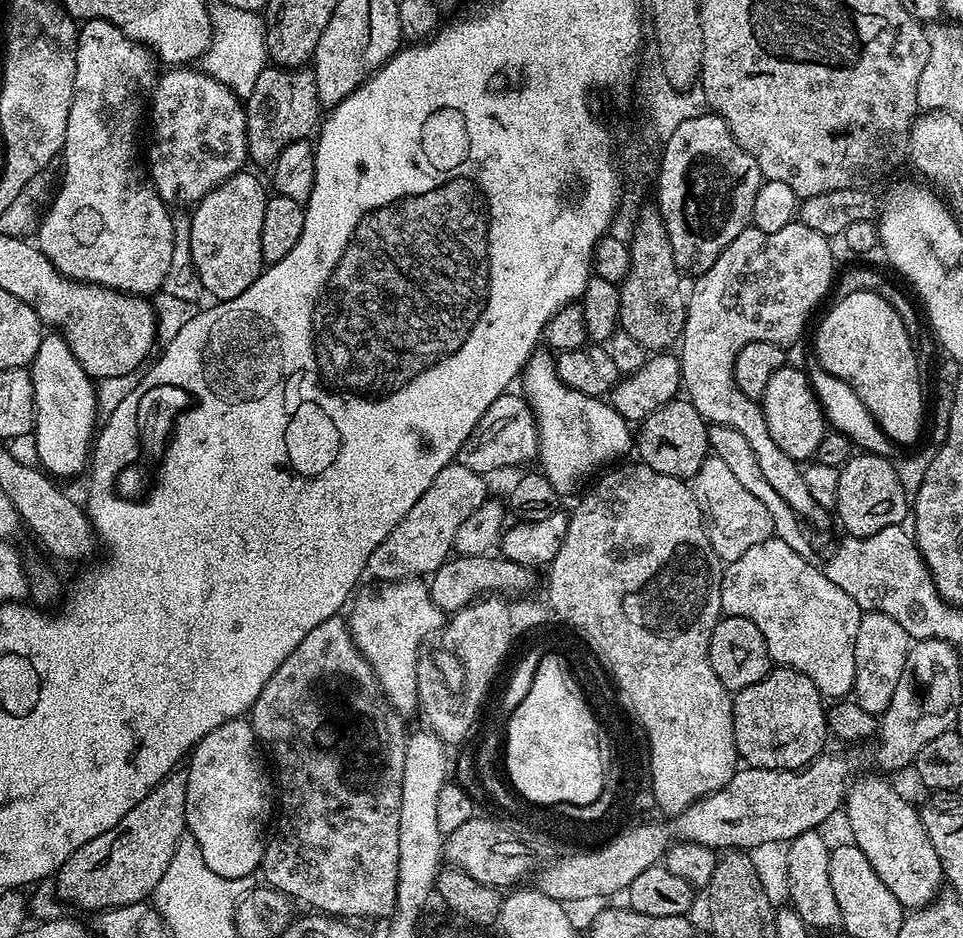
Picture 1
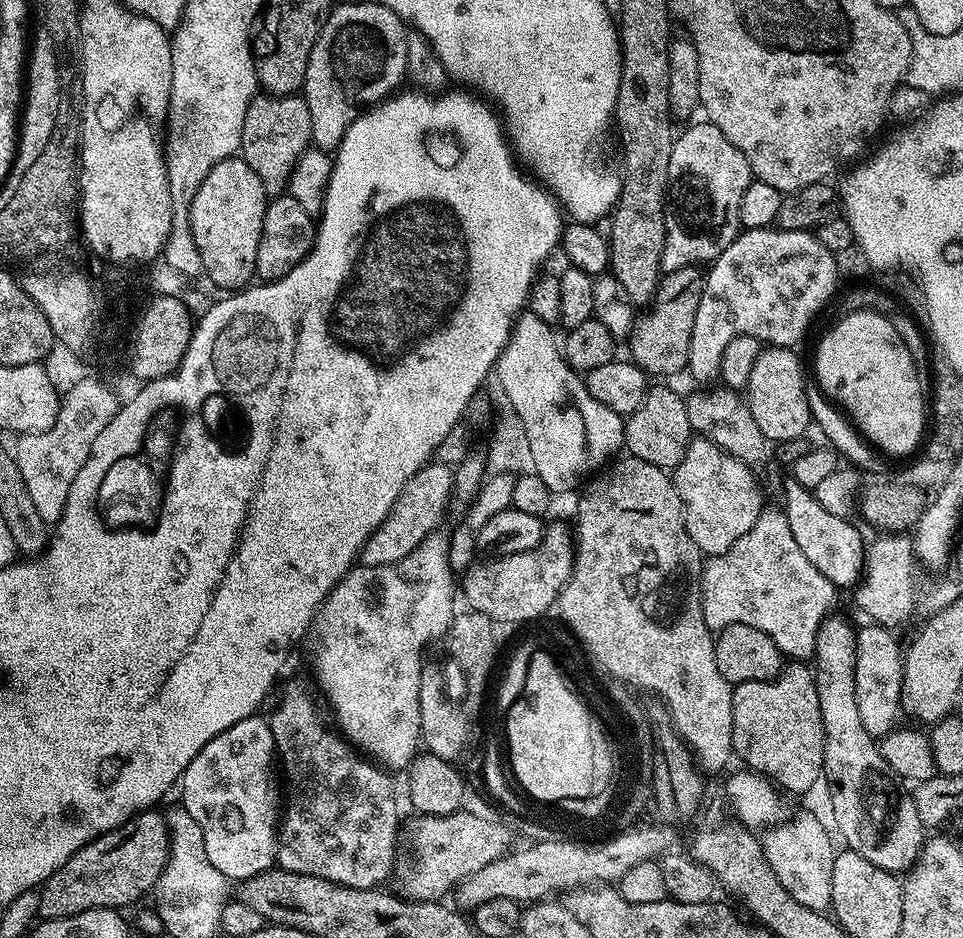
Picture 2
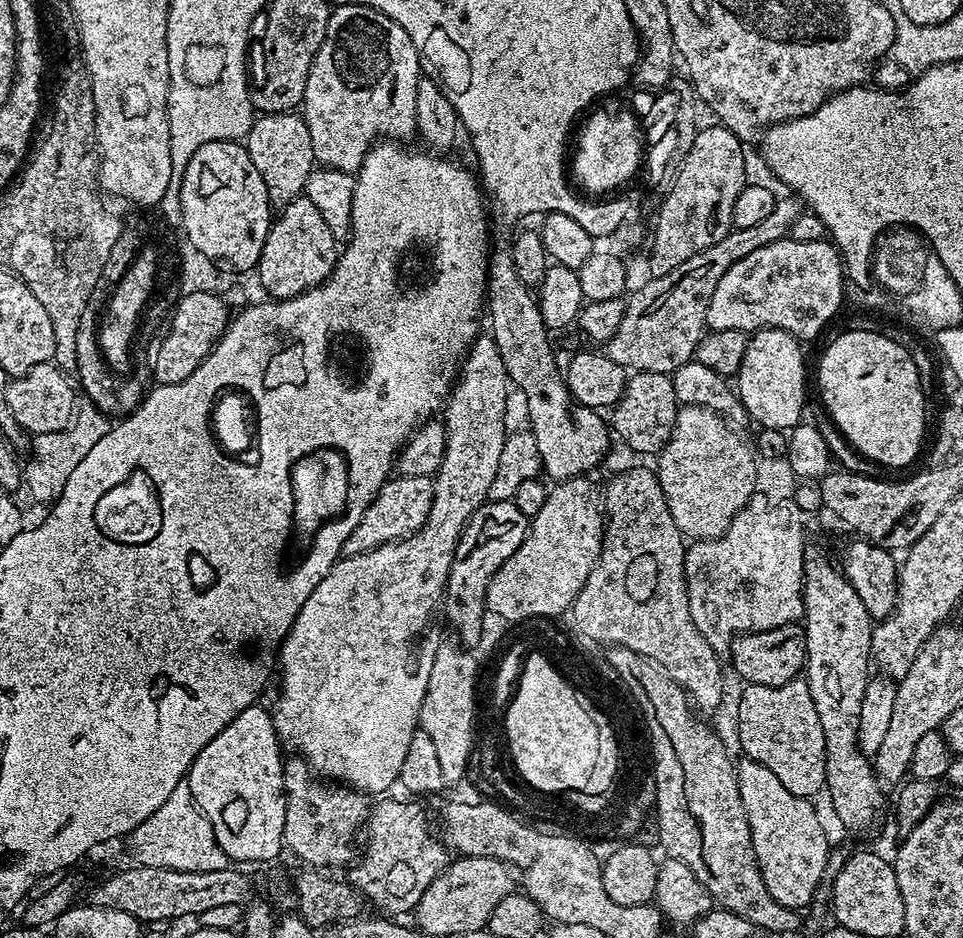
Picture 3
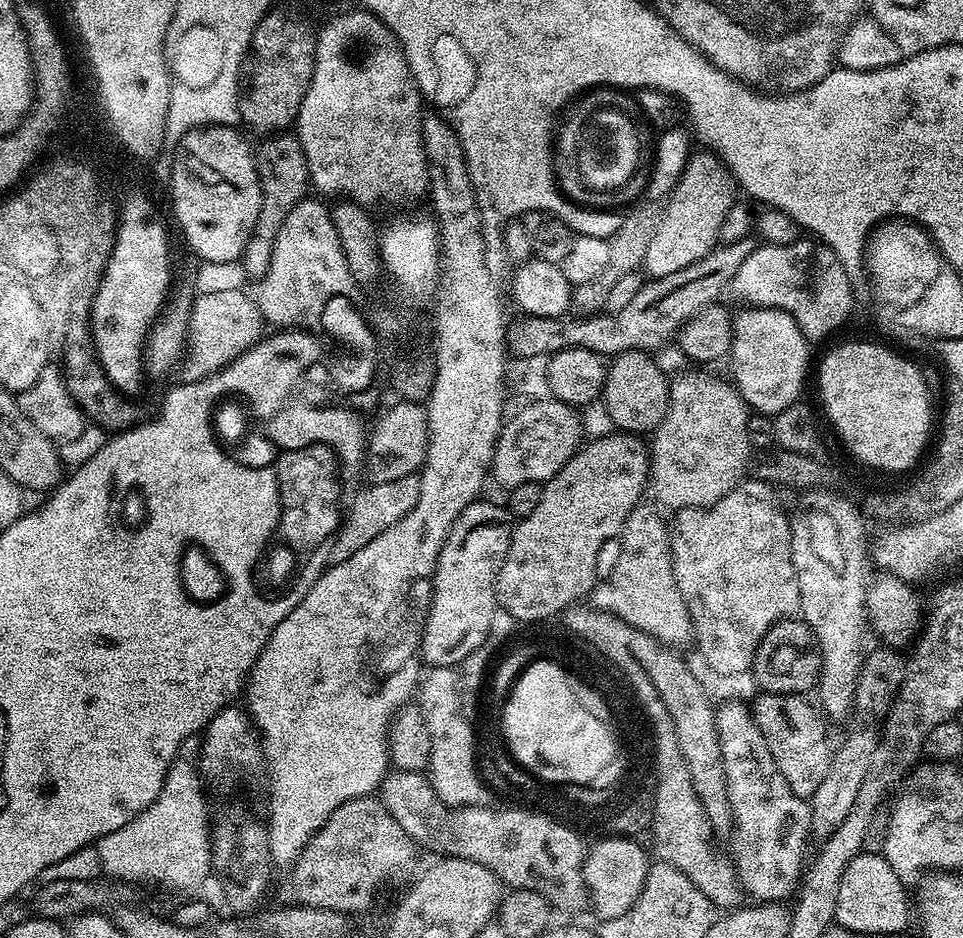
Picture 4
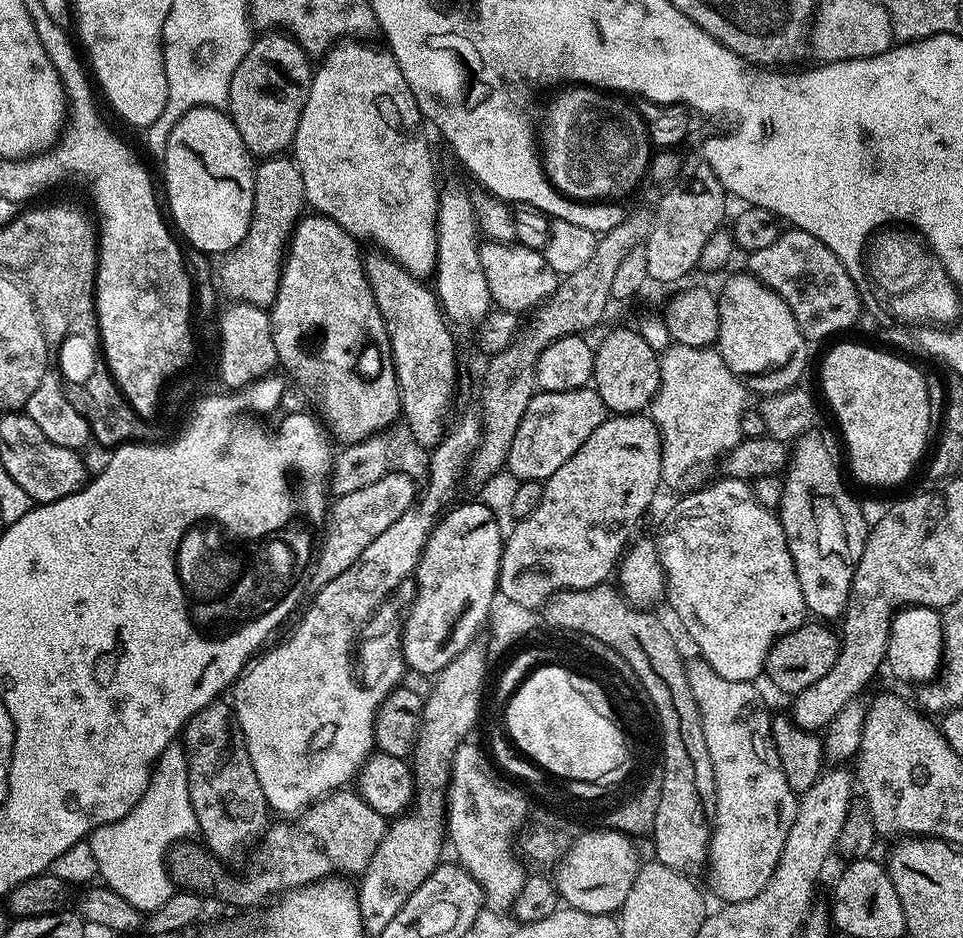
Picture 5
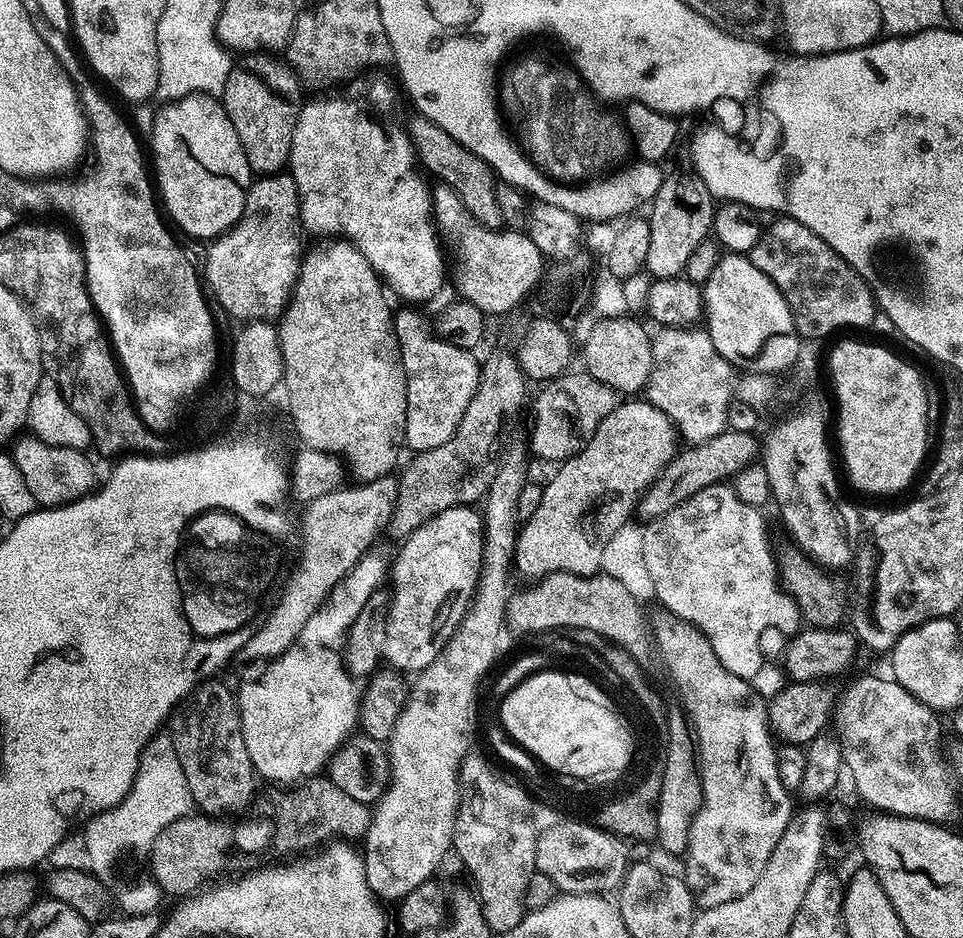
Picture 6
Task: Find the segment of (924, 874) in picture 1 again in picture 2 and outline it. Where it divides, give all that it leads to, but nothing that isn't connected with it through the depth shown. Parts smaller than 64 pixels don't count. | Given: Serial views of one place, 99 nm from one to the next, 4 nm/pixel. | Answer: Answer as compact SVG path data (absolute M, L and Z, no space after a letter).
M829 619L824 627L820 629L820 636L816 640L816 654L814 657L814 668L816 678L816 689L818 690L818 698L822 706L822 726L824 727L824 775L823 779L828 780L828 800L832 803L832 820L836 823L836 828L840 831L840 836L845 840L847 847L853 852L862 854L862 858L866 858L866 862L874 862L874 866L878 866L882 870L893 874L907 873L909 868L916 865L916 860L920 856L920 852L924 849L924 841L926 839L926 829L922 822L919 821L918 811L915 809L913 797L908 792L900 792L900 780L898 776L892 772L891 766L887 764L885 758L880 753L879 743L868 733L866 726L862 726L862 717L858 714L858 698L854 694L854 666L856 665L856 633L855 627L851 628L844 620Z

